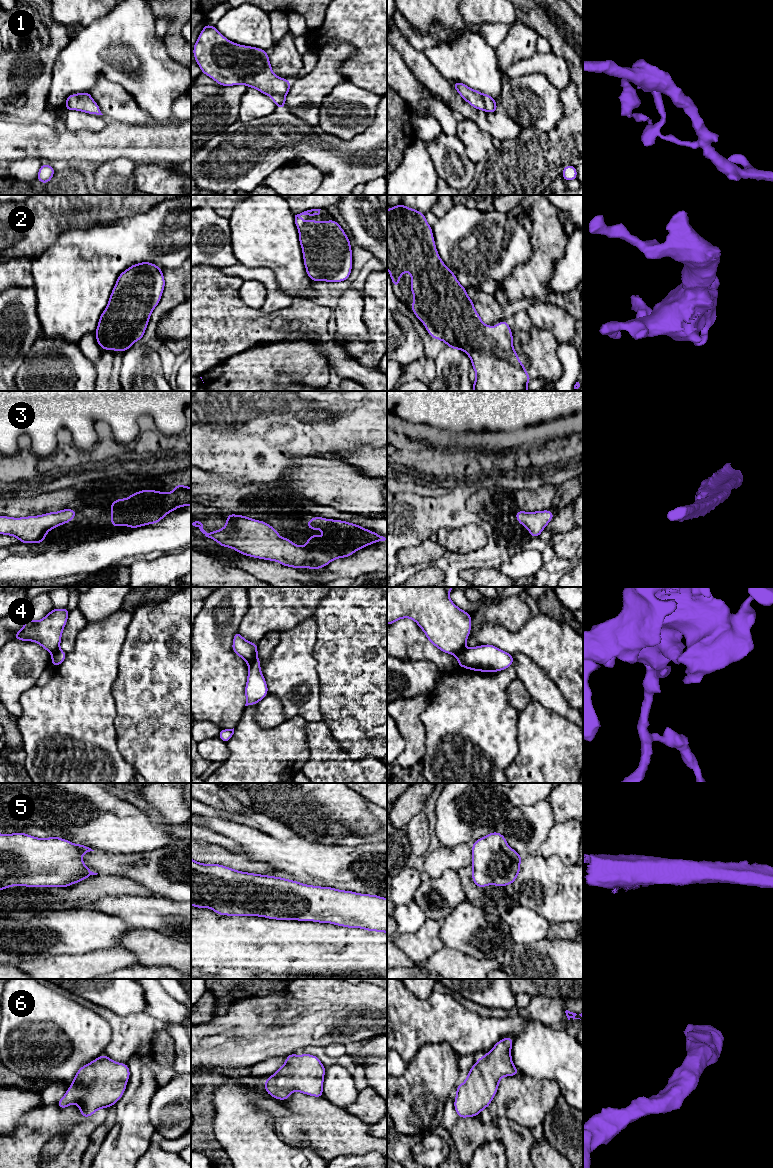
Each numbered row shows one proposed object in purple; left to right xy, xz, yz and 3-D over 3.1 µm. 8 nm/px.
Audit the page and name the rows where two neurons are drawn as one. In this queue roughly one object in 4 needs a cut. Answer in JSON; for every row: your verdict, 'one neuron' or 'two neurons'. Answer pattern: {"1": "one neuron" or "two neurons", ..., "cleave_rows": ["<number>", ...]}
{"1": "one neuron", "2": "one neuron", "3": "one neuron", "4": "two neurons", "5": "one neuron", "6": "one neuron", "cleave_rows": ["4"]}

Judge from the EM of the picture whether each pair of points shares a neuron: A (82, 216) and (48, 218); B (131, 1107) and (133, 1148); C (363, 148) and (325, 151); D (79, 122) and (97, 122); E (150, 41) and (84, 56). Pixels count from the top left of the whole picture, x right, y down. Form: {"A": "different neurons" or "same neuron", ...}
{"A": "same neuron", "B": "same neuron", "C": "same neuron", "D": "same neuron", "E": "same neuron"}

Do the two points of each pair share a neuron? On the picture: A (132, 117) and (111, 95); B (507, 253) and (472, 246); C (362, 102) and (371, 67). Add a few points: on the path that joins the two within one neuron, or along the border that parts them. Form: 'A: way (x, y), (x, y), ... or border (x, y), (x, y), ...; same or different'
A: way (126, 111), (115, 101); same
B: way (498, 251), (479, 253); same
C: border (346, 79), (376, 95); different

